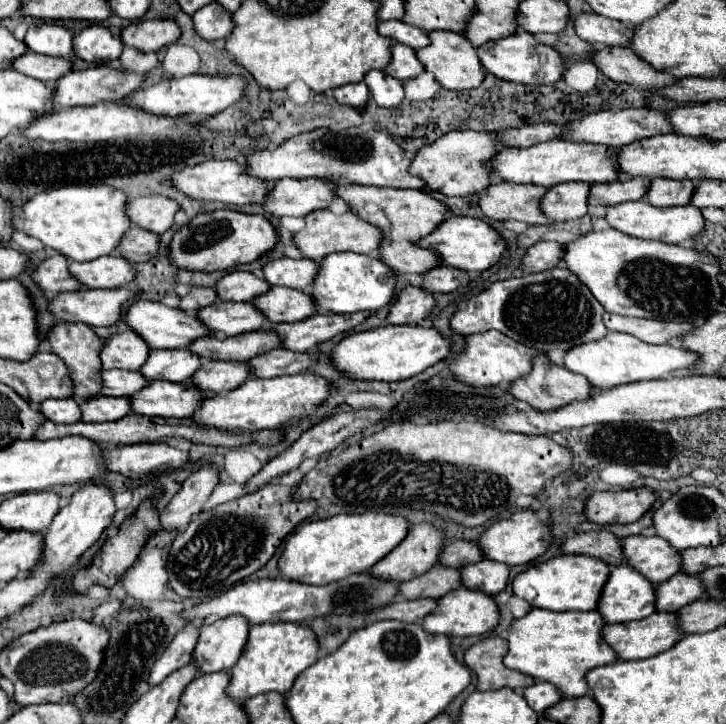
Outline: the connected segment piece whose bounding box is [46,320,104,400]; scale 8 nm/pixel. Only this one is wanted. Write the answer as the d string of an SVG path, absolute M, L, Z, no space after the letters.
M58 322L56 326L50 328L48 332L48 342L52 346L52 354L60 356L64 360L64 364L68 366L68 372L70 372L70 378L72 378L72 384L74 384L74 396L78 400L84 400L86 394L92 396L98 392L100 388L100 348L102 348L102 340L92 332L90 326L86 324L70 324L70 322Z

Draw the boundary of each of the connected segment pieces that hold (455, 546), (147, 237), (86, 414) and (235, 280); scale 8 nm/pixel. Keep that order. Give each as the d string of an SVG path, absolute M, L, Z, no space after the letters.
M454 540L448 542L442 550L440 564L452 566L452 568L464 568L466 564L476 564L484 558L478 542L468 542L468 540Z
M130 226L118 244L118 254L132 264L146 262L158 252L158 236L152 232L144 232L138 226Z
M92 398L80 404L84 422L118 420L130 412L128 398Z
M228 272L216 282L216 296L223 302L250 302L270 286L250 272Z

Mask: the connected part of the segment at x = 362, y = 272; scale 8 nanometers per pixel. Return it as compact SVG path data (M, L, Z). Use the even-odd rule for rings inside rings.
M338 252L322 258L318 274L312 282L310 296L318 312L332 314L354 314L362 310L378 310L392 300L394 294L394 274L378 258L354 252Z

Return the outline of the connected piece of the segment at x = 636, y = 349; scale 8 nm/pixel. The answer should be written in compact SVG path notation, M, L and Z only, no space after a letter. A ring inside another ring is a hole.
M608 332L600 340L592 340L586 344L578 344L564 354L564 368L574 374L582 374L596 388L614 388L618 384L638 382L638 380L654 380L668 378L670 372L680 368L690 368L690 364L698 362L698 354L686 352L682 348L670 344L646 344L630 334Z

